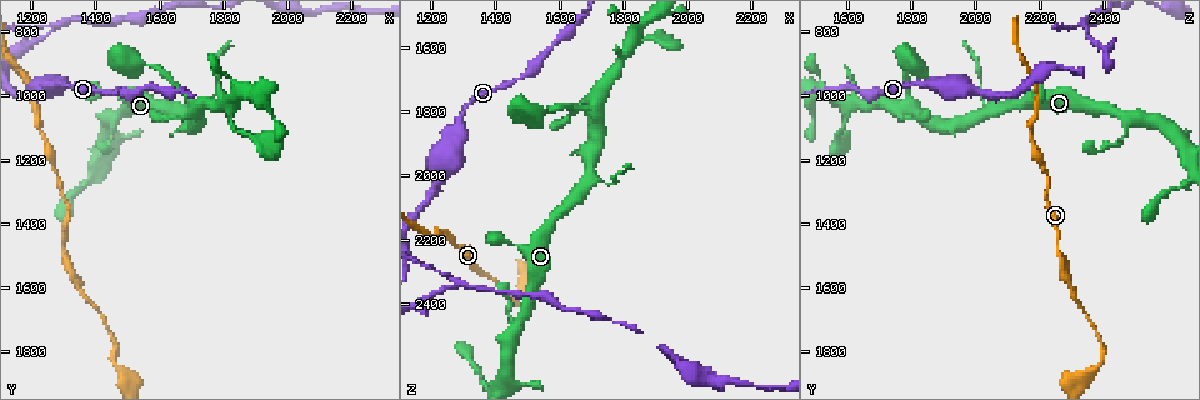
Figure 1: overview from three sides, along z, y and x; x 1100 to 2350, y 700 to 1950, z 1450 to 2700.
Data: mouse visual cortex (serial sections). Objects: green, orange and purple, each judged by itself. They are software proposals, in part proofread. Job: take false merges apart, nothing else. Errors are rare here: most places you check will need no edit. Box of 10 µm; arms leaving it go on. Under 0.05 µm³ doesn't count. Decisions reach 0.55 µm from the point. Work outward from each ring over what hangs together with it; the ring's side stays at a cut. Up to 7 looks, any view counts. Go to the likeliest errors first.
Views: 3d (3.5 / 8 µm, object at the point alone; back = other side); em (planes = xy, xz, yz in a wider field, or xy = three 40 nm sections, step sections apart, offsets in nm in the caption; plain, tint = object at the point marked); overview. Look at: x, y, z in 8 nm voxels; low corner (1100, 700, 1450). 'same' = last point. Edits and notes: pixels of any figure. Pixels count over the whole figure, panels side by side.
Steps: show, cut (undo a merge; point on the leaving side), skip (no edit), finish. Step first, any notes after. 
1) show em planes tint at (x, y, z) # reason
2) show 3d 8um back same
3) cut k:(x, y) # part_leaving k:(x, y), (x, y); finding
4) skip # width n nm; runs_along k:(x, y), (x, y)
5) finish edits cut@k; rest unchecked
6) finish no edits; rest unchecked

show 3d 3.5um at (1900, 1140, 1580) # sudden change in width

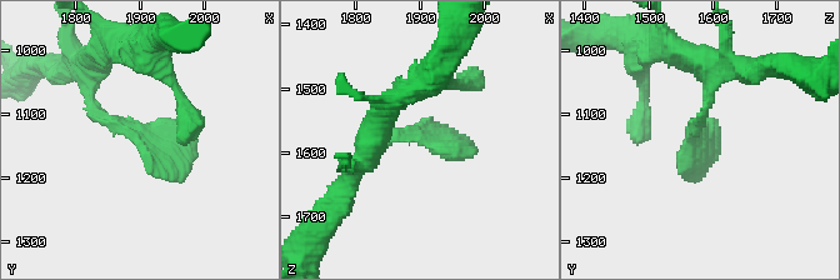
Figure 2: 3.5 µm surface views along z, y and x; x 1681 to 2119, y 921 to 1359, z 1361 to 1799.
show em xy step 2 tint at (1905, 1140, 1575) # need the tissue

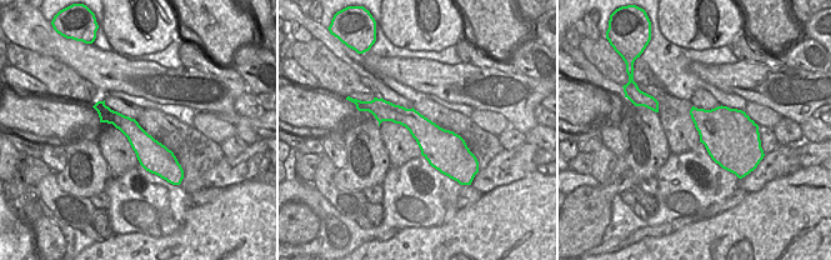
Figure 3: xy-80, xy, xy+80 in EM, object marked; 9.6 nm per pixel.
skip # one cell here

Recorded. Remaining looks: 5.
show 3d 3.5um at (1200, 990, 2190) # a narrow waist

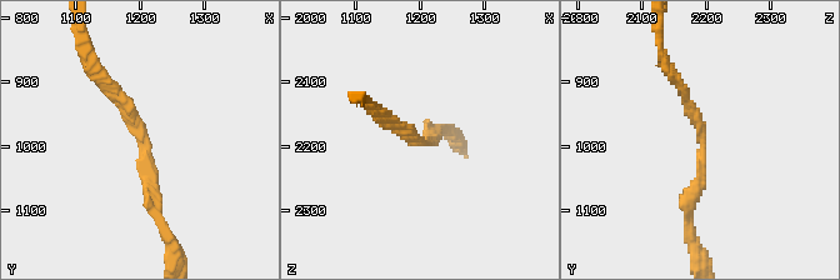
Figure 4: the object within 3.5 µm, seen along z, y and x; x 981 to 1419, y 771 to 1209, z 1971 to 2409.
show em xy step 2 tint at (1205, 990, 2190) # shape alone is not enough

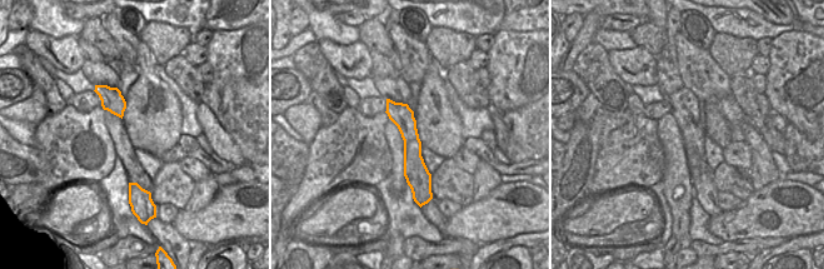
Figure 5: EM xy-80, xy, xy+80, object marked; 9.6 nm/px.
skip # arm_widths 150, 150 nm; runs_along 5:(389, 103), (406, 124), (418, 188); all the same cell

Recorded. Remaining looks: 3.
show 3d 3.5um at (1470, 1840, 2390) # sudden change in width

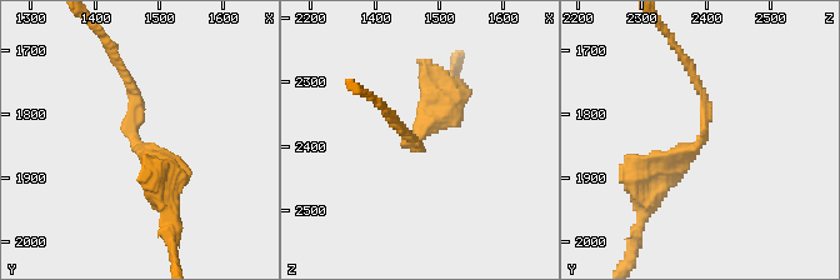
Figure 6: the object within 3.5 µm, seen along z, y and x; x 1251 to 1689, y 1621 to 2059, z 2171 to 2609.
show em planes plain at (1460, 1855, 2385) # arm_widths 150, 350 nm; now the EM

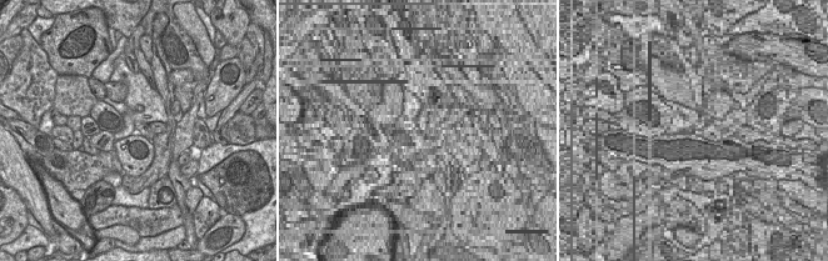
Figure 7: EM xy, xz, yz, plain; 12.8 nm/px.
show em planes tint same

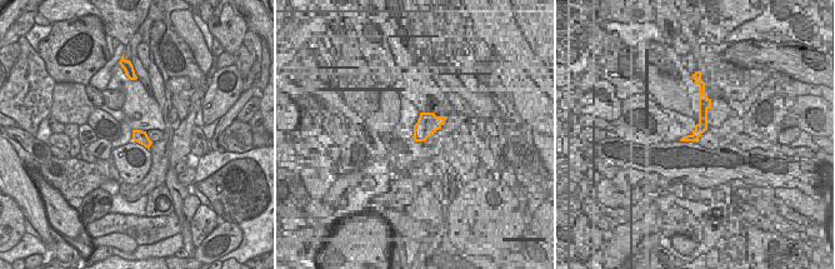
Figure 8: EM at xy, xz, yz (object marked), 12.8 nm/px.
skip # runs_along 6:(404, 131), (419, 148), (450, 109), (438, 80); one cell here

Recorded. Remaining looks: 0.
finish no edits; rest unchecked

